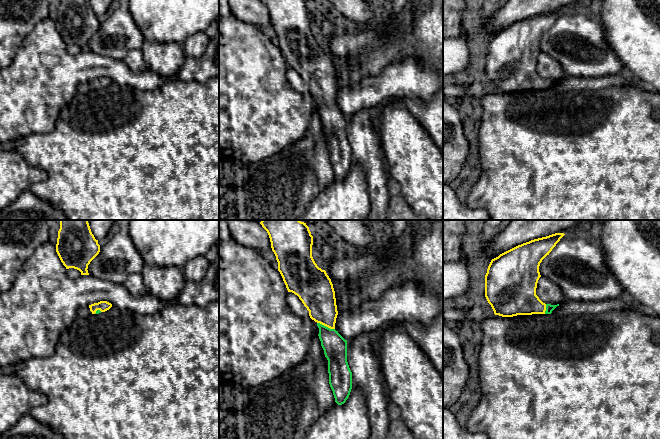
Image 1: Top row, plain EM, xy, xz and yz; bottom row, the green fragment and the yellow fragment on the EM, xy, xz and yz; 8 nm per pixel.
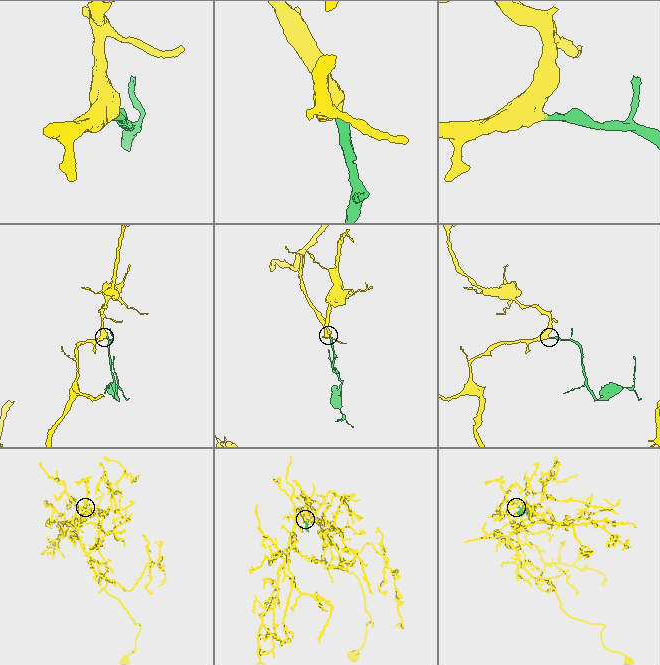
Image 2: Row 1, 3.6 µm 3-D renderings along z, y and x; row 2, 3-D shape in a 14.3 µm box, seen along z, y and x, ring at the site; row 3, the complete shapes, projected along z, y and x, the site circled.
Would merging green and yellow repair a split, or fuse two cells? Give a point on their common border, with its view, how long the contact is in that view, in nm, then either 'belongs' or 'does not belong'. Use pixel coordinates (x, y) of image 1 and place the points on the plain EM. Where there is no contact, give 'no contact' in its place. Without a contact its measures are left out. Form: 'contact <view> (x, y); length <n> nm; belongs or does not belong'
contact xz (325, 102); length 160 nm; belongs

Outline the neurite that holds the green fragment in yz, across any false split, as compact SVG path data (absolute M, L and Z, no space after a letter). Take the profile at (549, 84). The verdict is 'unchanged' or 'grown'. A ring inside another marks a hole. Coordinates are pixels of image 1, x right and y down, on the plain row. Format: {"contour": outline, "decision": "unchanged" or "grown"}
{"contour": "M555 9L531 16L491 36L485 51L485 73L495 91L513 93L517 91L551 90L559 82L559 80L543 79L536 71L536 64L541 53L539 48L540 39L549 31L564 11L564 9Z", "decision": "grown"}

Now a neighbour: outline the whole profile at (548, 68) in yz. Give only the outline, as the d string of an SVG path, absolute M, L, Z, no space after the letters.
M540 53L537 59L536 71L545 80L557 81L565 77L561 65L546 53Z

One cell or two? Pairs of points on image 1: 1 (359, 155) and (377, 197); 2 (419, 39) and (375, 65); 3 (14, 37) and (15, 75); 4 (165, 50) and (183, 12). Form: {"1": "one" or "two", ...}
{"1": "one", "2": "one", "3": "two", "4": "two"}

